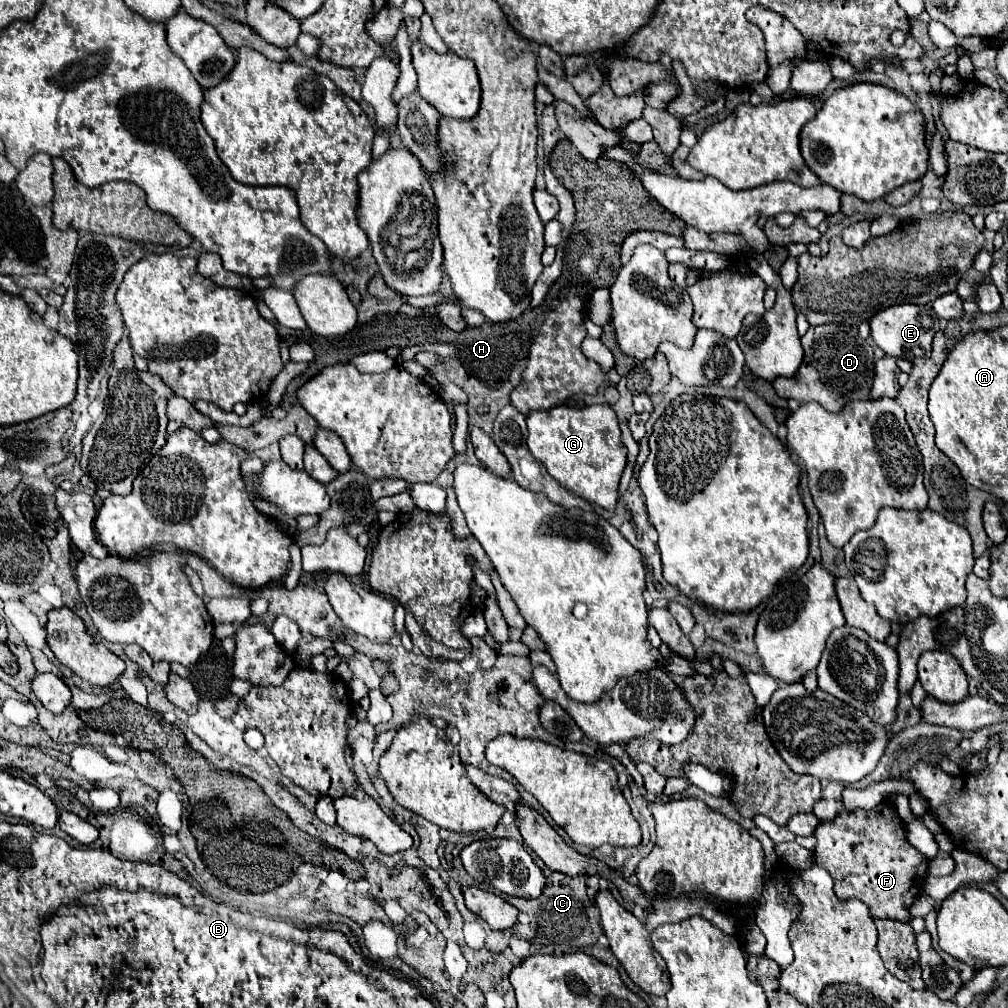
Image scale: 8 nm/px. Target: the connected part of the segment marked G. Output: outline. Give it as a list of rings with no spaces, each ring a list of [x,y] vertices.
[[[558,405],[548,411],[532,411],[526,423],[526,441],[532,455],[540,459],[564,489],[602,509],[616,507],[618,483],[628,459],[628,449],[620,439],[618,417],[610,405],[590,405],[582,409]]]

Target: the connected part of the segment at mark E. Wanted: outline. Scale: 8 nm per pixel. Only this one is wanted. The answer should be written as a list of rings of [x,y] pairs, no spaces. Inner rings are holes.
[[[892,305],[890,309],[884,309],[880,313],[876,313],[870,319],[870,327],[872,327],[872,339],[874,343],[890,357],[906,357],[910,363],[916,361],[924,361],[932,349],[932,337],[934,333],[940,329],[938,327],[938,317],[936,311],[932,309],[932,305]]]

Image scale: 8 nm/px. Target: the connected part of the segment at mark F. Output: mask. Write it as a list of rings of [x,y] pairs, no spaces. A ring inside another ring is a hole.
[[[882,801],[870,811],[846,811],[842,803],[842,810],[837,814],[832,813],[836,811],[836,804],[828,803],[828,808],[835,805],[835,810],[815,814],[836,817],[832,821],[822,821],[814,833],[818,839],[814,861],[832,875],[836,897],[840,901],[860,899],[870,909],[872,917],[910,921],[910,907],[920,883],[926,879],[928,859],[906,841],[904,821],[900,821],[896,807]]]

